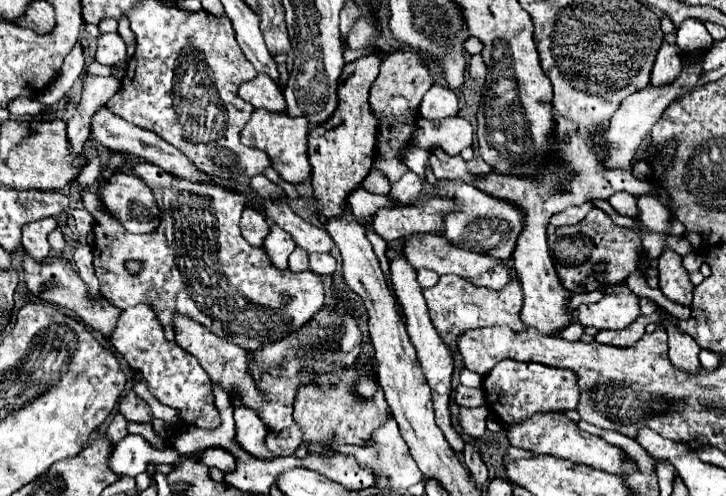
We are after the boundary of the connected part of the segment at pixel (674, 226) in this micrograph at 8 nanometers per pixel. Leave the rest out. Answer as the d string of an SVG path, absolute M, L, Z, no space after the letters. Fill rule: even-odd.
M641 196L639 200L639 216L637 220L649 228L651 232L659 234L683 234L683 224L679 224L669 208L665 208L655 196Z

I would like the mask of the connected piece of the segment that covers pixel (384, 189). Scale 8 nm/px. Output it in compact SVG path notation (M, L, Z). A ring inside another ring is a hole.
M373 166L373 170L367 174L367 178L363 180L361 186L367 192L373 192L373 194L389 194L391 182L389 182L389 178L377 166Z

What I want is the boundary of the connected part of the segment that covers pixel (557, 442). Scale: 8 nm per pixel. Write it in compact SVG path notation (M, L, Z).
M541 412L541 414L533 414L527 420L511 424L511 426L507 426L507 438L509 438L509 444L513 444L517 448L553 456L563 456L565 460L571 460L571 462L587 462L587 464L591 462L591 468L601 468L607 472L623 474L621 466L625 460L625 452L617 450L617 446L605 442L599 436L587 434L575 422L567 420L561 412Z

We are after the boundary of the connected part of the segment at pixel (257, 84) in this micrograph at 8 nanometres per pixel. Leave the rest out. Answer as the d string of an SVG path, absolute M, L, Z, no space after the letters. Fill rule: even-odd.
M257 74L253 80L243 82L239 86L237 94L253 108L263 108L267 112L283 112L285 110L285 98L267 74Z

